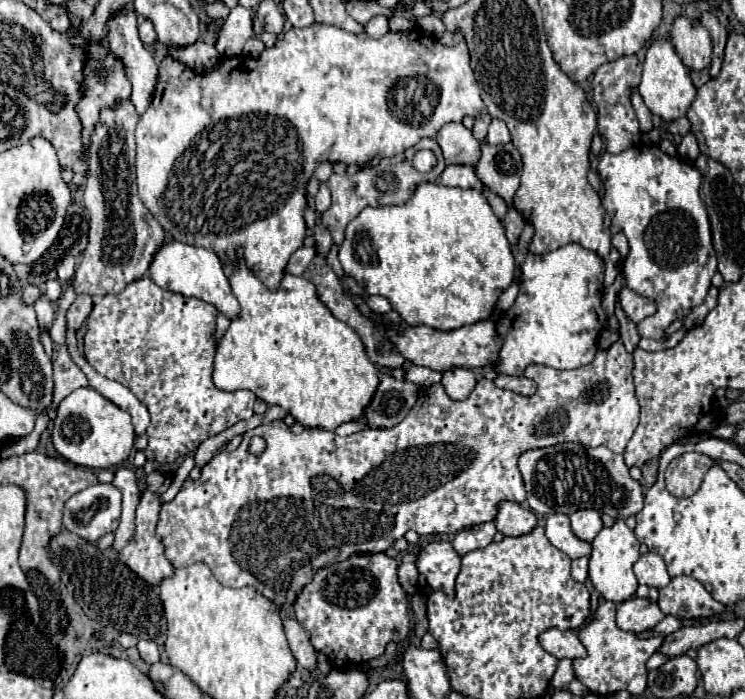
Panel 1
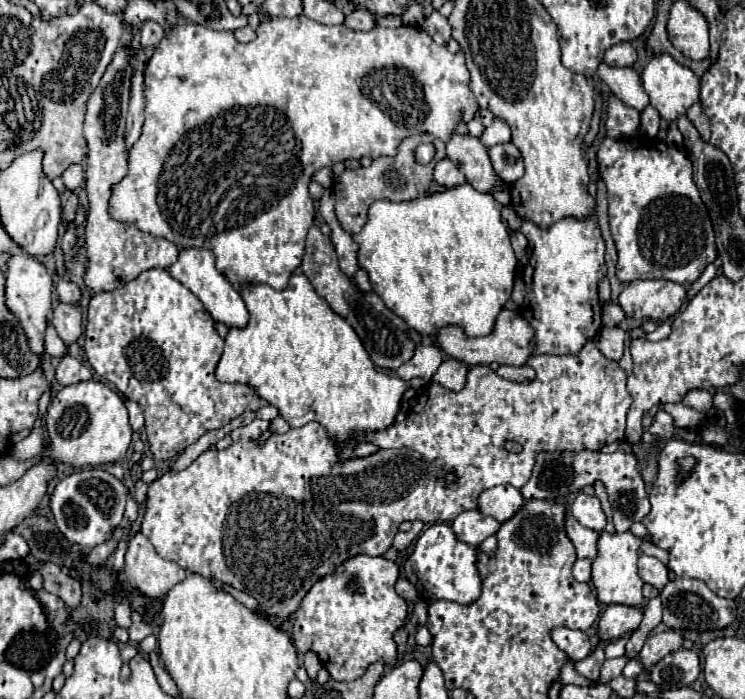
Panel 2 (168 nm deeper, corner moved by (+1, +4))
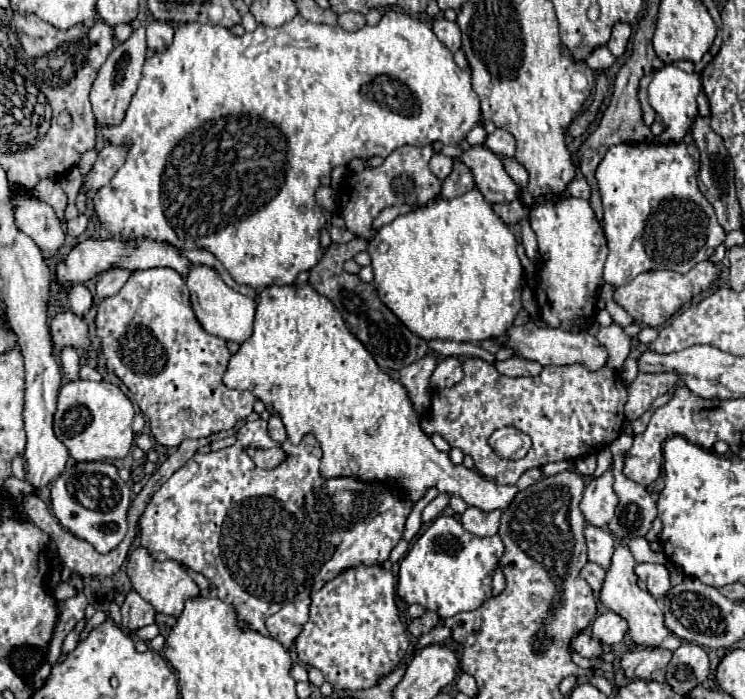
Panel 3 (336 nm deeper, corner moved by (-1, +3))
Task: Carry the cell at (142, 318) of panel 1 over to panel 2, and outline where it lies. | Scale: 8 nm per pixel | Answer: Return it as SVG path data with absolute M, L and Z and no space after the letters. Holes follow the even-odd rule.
M166 268L146 270L132 282L112 292L98 292L90 300L84 340L88 362L100 378L108 380L120 394L142 406L150 452L156 460L172 460L180 456L202 434L222 428L232 418L246 412L254 388L248 384L222 384L214 378L222 348L224 340L214 330L214 320L204 304L186 286L174 280Z

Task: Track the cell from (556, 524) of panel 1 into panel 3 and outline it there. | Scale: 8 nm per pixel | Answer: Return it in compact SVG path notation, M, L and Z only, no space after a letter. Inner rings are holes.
M588 525L584 533L586 533L586 541L588 541L588 561L598 563L600 567L608 569L610 559L614 555L614 547L616 547L614 537L606 529L600 529L594 525Z

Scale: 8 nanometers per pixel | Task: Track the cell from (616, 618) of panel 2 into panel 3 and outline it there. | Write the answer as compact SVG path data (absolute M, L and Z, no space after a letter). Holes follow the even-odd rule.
M612 611L602 613L602 615L596 617L596 621L592 623L592 635L594 635L598 641L606 643L606 645L616 645L616 643L620 643L622 637L626 635L626 631L628 631L626 621L624 621L620 615L612 613Z

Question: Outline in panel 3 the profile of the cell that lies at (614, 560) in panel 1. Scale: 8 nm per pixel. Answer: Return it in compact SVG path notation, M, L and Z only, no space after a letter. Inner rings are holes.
M618 545L616 551L614 551L614 557L612 557L612 565L606 573L606 581L604 581L604 587L602 587L602 593L600 593L600 601L608 611L612 611L616 615L622 615L622 619L626 619L628 635L636 645L674 651L674 649L680 647L682 641L676 635L672 635L670 629L666 629L664 615L662 615L662 609L658 605L658 601L648 591L642 591L636 585L634 565L636 565L636 561L634 561L630 549L626 545Z

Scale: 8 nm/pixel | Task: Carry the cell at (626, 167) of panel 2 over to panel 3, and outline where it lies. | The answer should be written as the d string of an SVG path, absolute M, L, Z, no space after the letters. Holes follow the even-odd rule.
M620 143L606 151L596 171L596 181L602 197L602 227L608 243L608 259L604 265L604 281L618 287L630 283L646 271L672 269L688 273L696 263L714 255L726 233L716 221L714 207L698 189L700 153L696 147L680 143Z

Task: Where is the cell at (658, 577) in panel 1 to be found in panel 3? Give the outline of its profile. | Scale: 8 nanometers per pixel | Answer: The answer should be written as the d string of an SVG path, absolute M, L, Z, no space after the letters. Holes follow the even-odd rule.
M638 563L636 565L636 575L638 579L646 581L648 585L648 593L654 599L664 599L668 589L670 589L670 577L668 577L668 569L664 565L654 565L654 563Z

